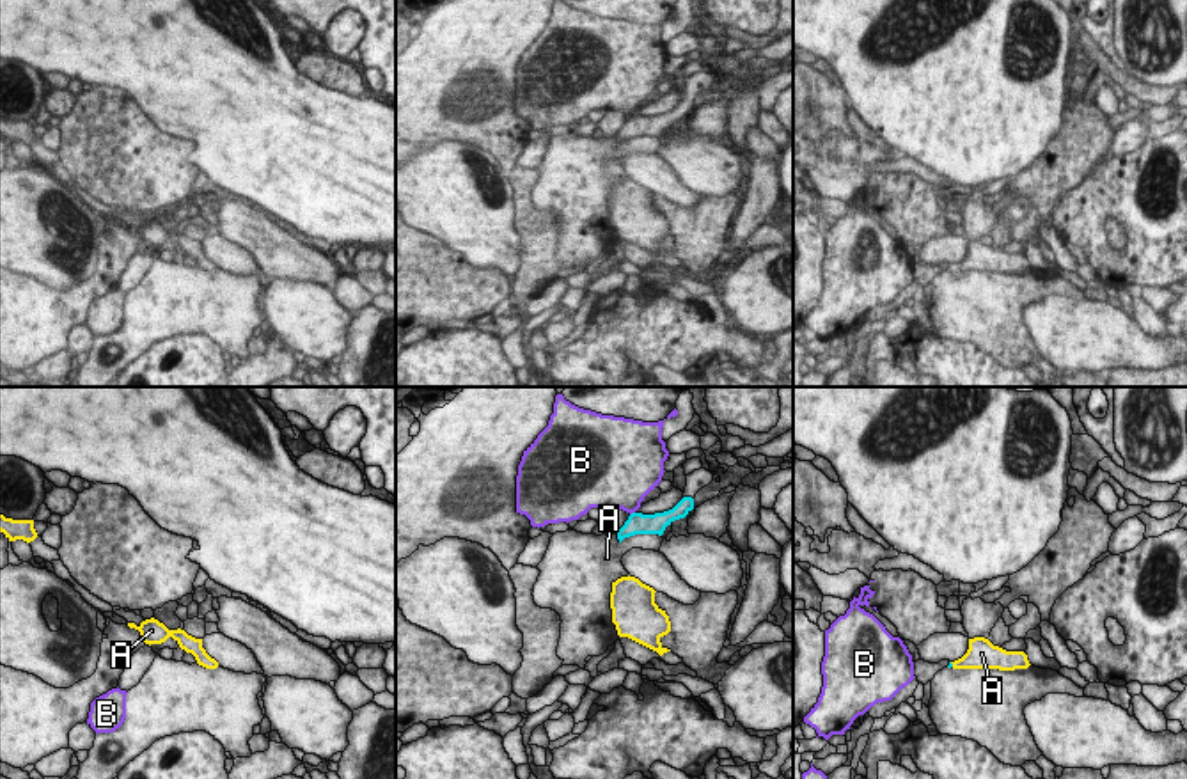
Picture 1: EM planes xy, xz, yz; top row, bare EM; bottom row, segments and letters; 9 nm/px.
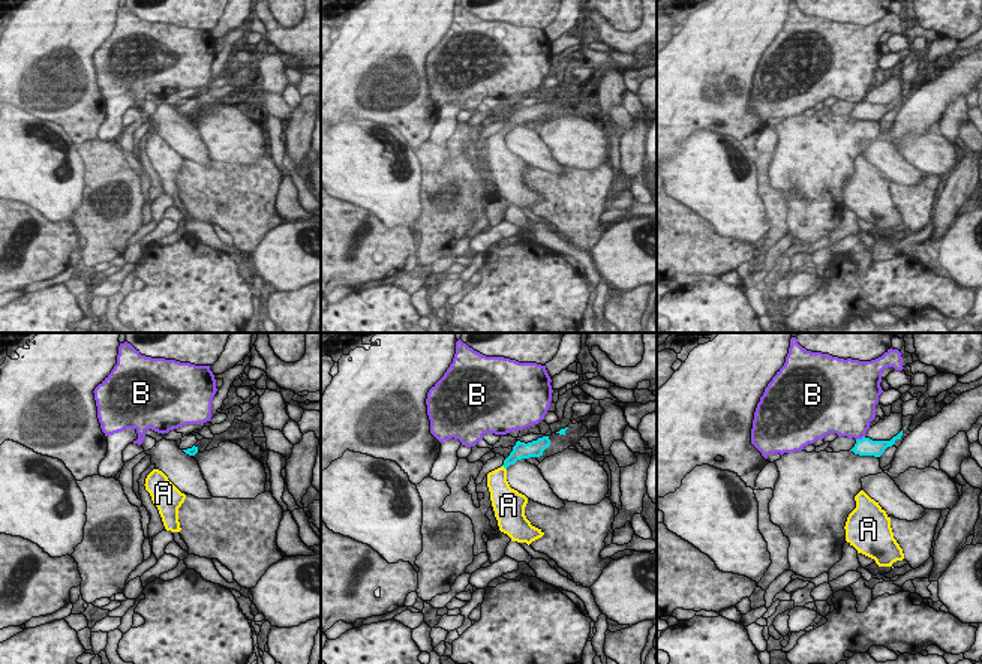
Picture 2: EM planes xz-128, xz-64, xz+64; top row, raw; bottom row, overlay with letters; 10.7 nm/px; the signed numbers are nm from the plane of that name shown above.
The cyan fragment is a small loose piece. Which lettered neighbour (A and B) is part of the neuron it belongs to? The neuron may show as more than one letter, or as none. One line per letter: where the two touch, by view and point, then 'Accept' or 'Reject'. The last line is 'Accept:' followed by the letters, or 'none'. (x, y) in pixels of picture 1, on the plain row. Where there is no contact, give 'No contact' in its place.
A: Touches cyan at yz (951, 267). Accept
B: Touches cyan at xz (632, 116). Reject
Accept: A

